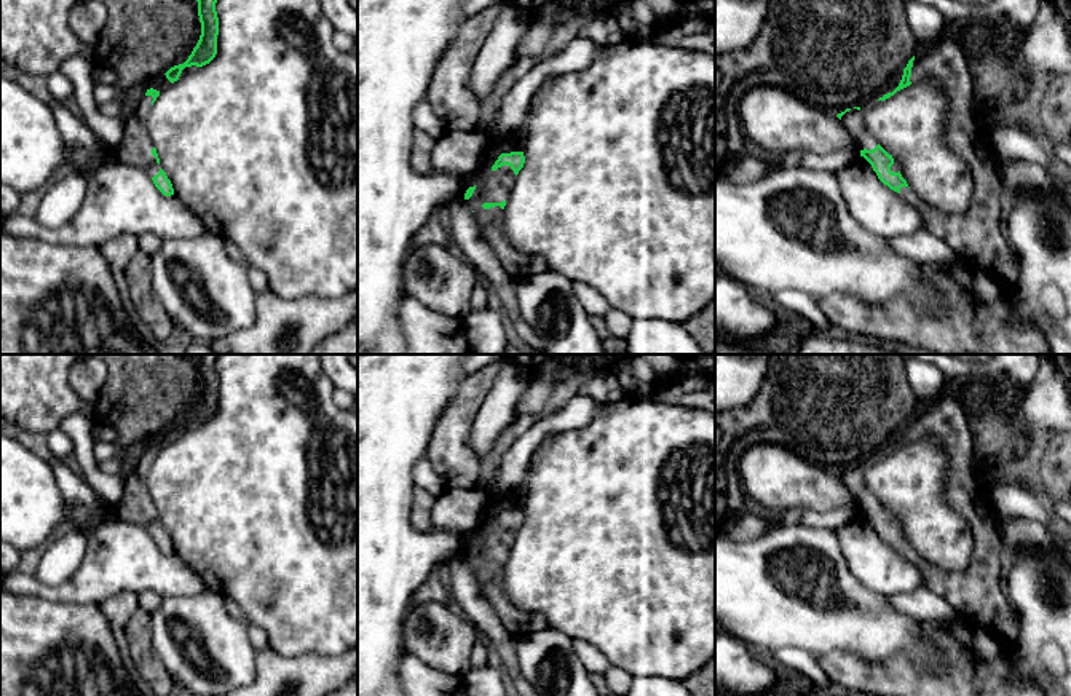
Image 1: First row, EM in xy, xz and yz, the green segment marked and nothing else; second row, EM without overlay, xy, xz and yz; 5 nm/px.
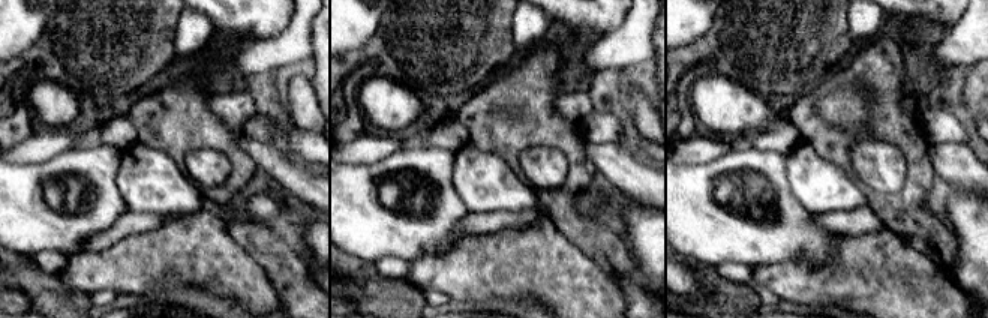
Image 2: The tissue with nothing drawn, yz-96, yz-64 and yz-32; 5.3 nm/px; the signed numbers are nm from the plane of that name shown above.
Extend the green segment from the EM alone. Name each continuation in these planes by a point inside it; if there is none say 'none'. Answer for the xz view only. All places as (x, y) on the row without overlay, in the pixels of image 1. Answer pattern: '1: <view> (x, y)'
1: xz (494, 545)

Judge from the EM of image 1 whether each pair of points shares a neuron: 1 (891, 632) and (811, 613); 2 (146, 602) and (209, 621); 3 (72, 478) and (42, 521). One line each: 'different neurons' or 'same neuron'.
1: same neuron
2: different neurons
3: different neurons

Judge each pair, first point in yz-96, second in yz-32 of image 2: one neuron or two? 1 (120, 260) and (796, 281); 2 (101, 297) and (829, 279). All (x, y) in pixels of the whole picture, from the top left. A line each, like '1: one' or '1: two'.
1: one
2: two

